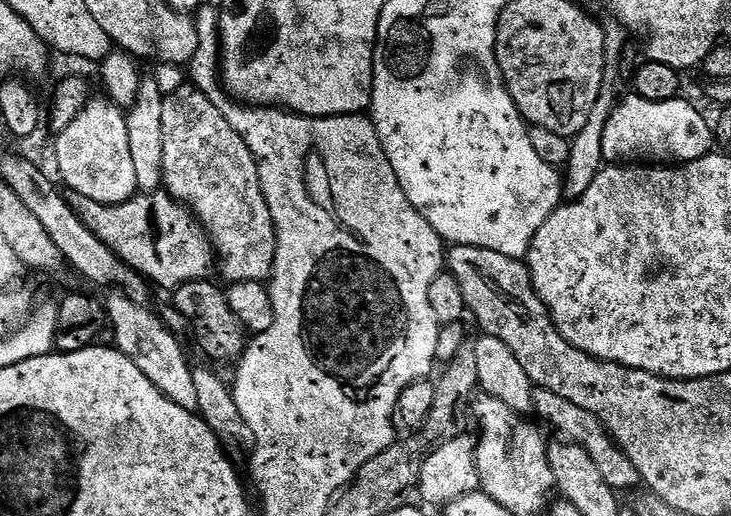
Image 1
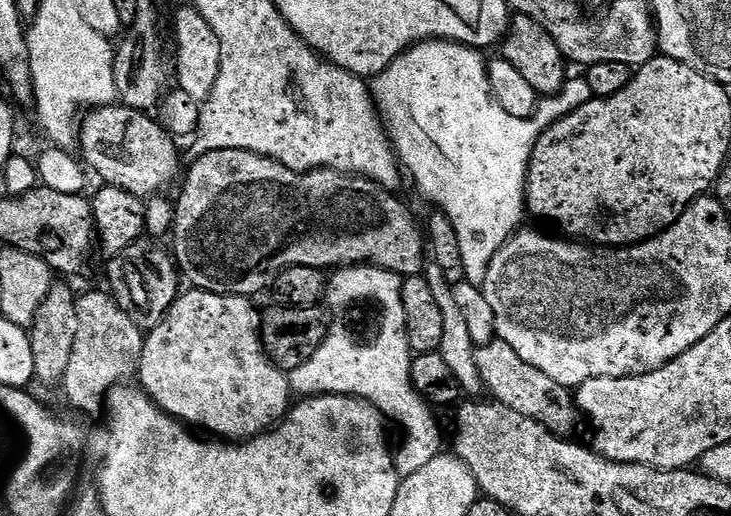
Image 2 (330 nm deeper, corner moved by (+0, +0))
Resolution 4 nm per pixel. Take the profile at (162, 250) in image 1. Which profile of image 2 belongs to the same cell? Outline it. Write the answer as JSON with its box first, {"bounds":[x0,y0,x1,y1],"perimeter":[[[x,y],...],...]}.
{"bounds":[170,150,426,298],"perimeter":[[[214,150],[213,152],[207,152],[201,156],[196,156],[193,159],[193,164],[186,168],[186,175],[183,177],[180,188],[180,201],[177,199],[174,204],[174,223],[170,233],[170,241],[172,240],[171,247],[174,249],[174,259],[178,265],[178,271],[185,281],[188,280],[193,289],[201,292],[213,292],[214,294],[226,294],[227,296],[247,296],[249,298],[255,297],[255,292],[260,292],[264,287],[271,285],[275,281],[276,277],[284,271],[285,268],[290,266],[310,266],[311,268],[319,268],[321,270],[335,270],[341,266],[351,266],[354,264],[375,264],[377,268],[385,268],[387,272],[394,272],[397,276],[403,278],[405,276],[418,276],[425,271],[426,268],[426,240],[422,235],[422,228],[416,225],[416,220],[412,217],[411,212],[402,201],[396,197],[395,191],[382,187],[381,184],[376,184],[373,180],[367,180],[365,176],[353,176],[351,172],[335,172],[333,168],[311,168],[308,172],[295,172],[290,170],[290,166],[282,166],[282,162],[277,160],[271,160],[269,156],[263,156],[262,154],[254,154],[253,152],[247,152],[246,150]]]}

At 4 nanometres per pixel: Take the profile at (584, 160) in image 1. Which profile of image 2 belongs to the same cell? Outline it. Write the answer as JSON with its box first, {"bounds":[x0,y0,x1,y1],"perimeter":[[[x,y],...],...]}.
{"bounds":[370,40,594,286],"perimeter":[[[422,40],[401,52],[370,84],[376,110],[384,121],[384,130],[403,171],[412,175],[417,190],[453,223],[465,264],[464,279],[477,286],[483,285],[494,254],[521,227],[520,219],[525,219],[524,186],[528,181],[528,162],[538,138],[554,122],[594,98],[590,82],[583,75],[573,80],[571,77],[565,79],[559,92],[537,101],[531,118],[514,118],[514,114],[506,114],[498,106],[488,81],[485,57],[480,56],[483,55],[477,49],[455,44],[453,40]]]}

